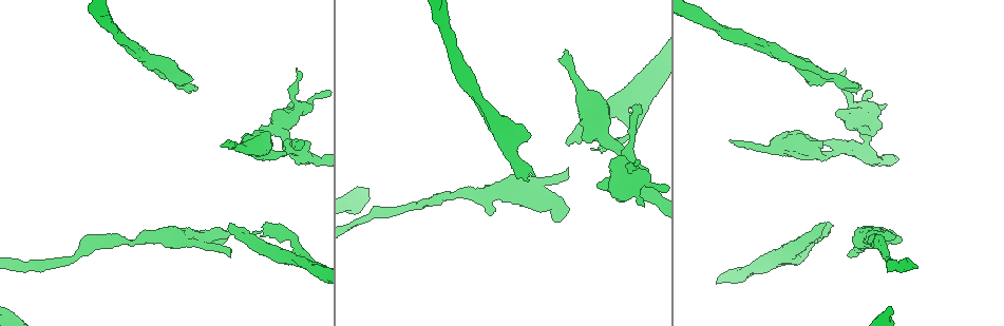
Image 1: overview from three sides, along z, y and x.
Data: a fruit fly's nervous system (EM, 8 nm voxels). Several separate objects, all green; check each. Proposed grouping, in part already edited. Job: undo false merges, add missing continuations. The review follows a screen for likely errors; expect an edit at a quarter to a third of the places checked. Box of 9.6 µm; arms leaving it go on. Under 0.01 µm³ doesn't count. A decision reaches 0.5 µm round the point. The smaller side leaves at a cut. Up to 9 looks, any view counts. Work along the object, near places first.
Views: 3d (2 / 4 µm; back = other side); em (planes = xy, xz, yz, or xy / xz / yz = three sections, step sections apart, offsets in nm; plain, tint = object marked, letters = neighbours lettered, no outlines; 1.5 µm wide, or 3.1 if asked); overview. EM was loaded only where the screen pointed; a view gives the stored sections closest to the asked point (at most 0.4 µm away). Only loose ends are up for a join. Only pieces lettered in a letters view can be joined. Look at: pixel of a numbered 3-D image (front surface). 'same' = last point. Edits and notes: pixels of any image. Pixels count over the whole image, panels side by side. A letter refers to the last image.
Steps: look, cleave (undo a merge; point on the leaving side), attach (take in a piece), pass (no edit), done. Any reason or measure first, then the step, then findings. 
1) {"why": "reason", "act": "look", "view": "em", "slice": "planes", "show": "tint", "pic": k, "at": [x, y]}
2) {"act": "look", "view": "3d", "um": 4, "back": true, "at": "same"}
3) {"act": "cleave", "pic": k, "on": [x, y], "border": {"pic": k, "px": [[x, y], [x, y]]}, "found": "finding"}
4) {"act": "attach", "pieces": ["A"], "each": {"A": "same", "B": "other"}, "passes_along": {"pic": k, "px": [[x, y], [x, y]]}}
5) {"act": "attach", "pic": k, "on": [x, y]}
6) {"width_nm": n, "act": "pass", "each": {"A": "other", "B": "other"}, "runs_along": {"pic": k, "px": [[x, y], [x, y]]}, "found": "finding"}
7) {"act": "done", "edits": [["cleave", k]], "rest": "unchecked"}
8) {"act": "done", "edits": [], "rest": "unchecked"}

{"why": "free end", "act": "look", "view": "3d", "um": 4, "pic": 1, "at": [303, 141]}

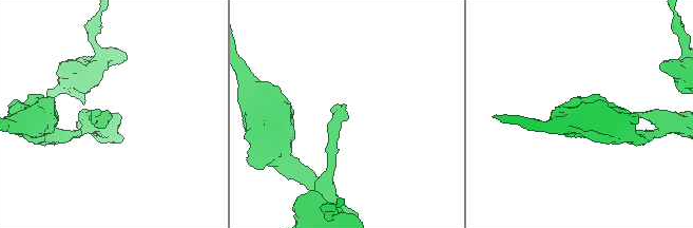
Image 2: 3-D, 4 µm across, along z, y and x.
{"why": "need the tissue", "act": "look", "view": "em", "slice": "xz", "step": 8, "show": "letters", "pic": 2, "at": [108, 113]}

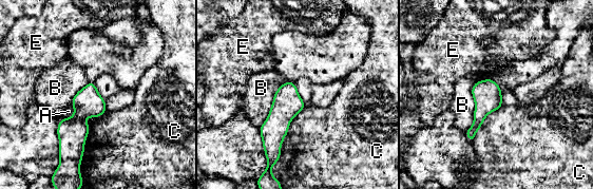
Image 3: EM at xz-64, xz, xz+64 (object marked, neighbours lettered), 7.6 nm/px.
{"act": "look", "view": "em", "slice": "planes", "show": "letters", "at": "same"}

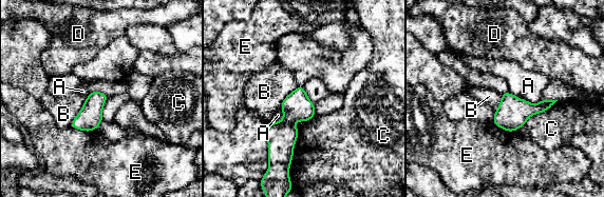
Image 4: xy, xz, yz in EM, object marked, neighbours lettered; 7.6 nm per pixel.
{"act": "pass", "each": {"A": "other", "B": "other", "C": "other", "D": "other", "E": "other"}, "found": "no lettered piece goes on from it"}

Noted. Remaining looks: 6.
{"why": "an open end", "act": "look", "view": "em", "slice": "planes", "show": "tint", "pic": 1, "at": [297, 71]}

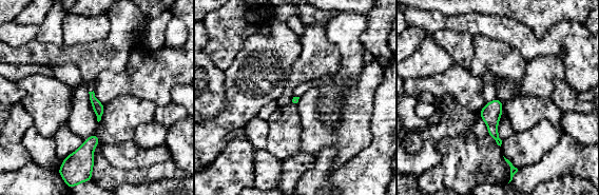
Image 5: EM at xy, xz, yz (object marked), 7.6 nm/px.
{"why": "see the neighbours", "act": "look", "view": "em", "slice": "planes", "show": "letters", "at": "same"}

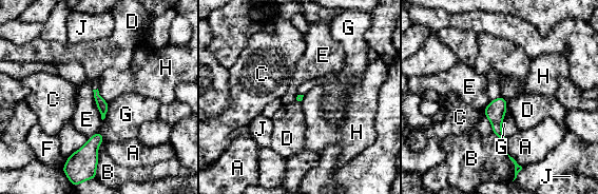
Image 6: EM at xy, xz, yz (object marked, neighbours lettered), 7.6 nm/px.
{"act": "pass", "each": {"A": "other", "B": "other", "C": "other", "D": "other", "E": "other", "F": "other", "G": "other", "H": "other", "J": "other"}, "border": {"pic": 6, "px": [[96, 105], [102, 119]]}, "found": "no lettered piece goes on from it"}

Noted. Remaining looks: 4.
{"why": "free end", "act": "look", "view": "em", "slice": "planes", "show": "letters", "pic": 1, "at": [533, 174]}

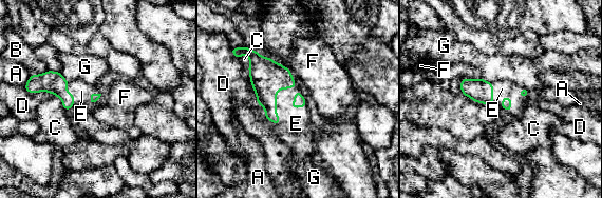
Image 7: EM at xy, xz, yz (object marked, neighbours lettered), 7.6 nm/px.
{"longest_contact_nm": ["C", 380], "act": "attach", "pieces": ["E"], "each": {"A": "other", "B": "other", "C": "other", "D": "other", "E": "same", "F": "other", "G": "other"}, "passes_along": {"pic": 7, "px": [[267, 76], [276, 99], [296, 123]]}, "found": "the cell continues"}

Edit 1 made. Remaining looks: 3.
{"act": "done", "edits": [["attach", 7]], "rest": "unchecked"}

